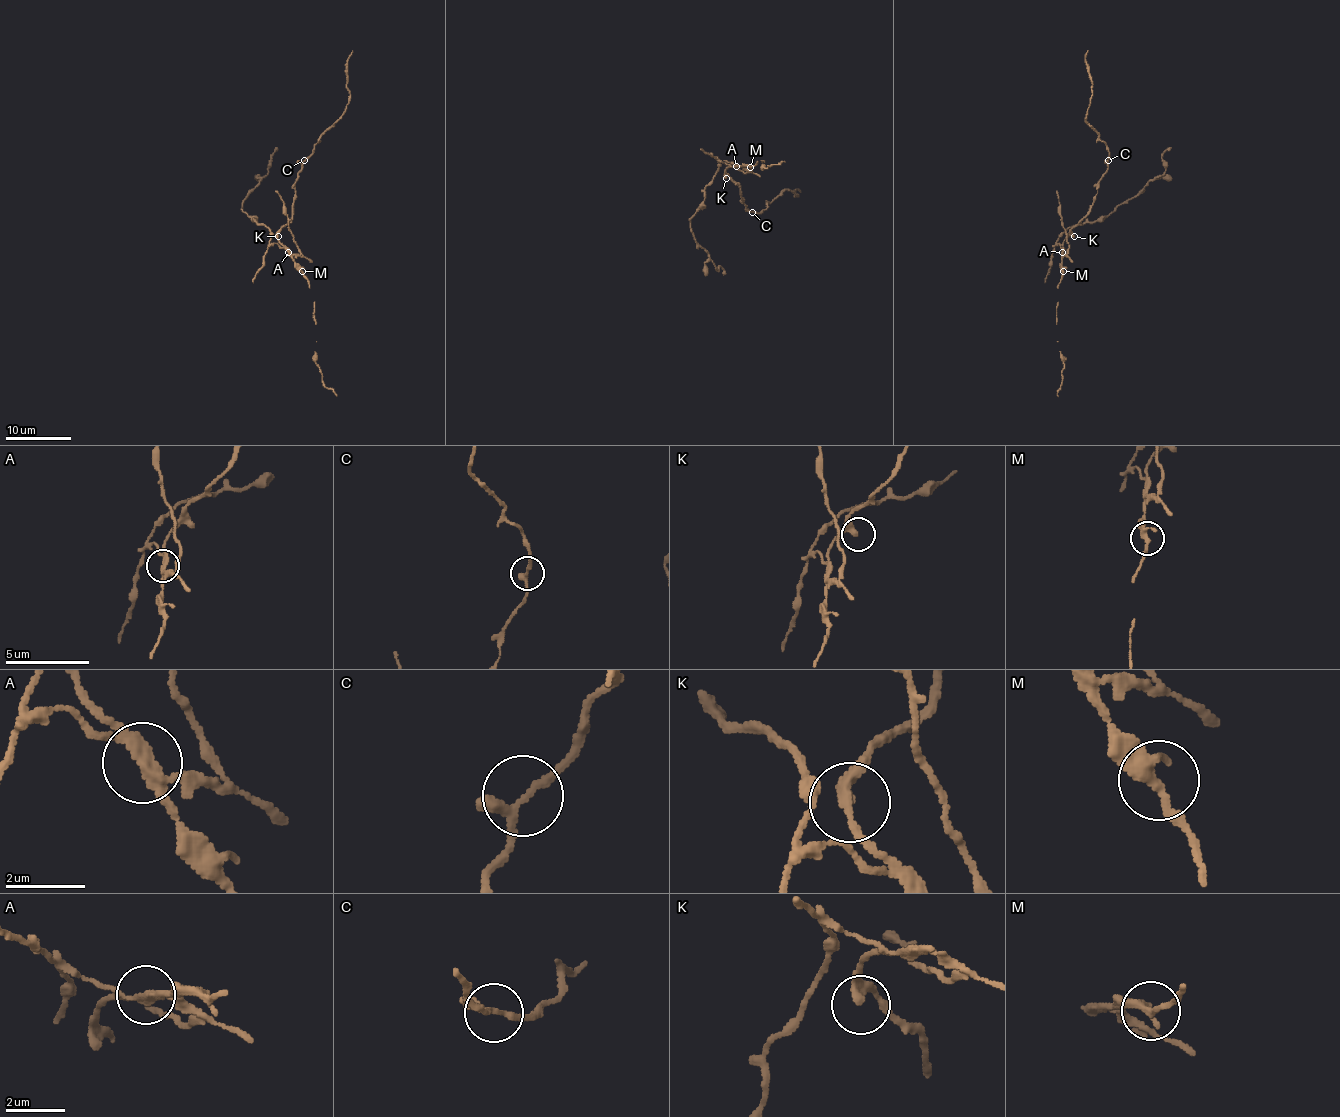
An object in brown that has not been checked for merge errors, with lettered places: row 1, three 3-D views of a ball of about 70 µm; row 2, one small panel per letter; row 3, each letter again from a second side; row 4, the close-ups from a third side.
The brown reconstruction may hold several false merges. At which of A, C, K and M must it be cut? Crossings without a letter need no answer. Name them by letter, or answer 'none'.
A

